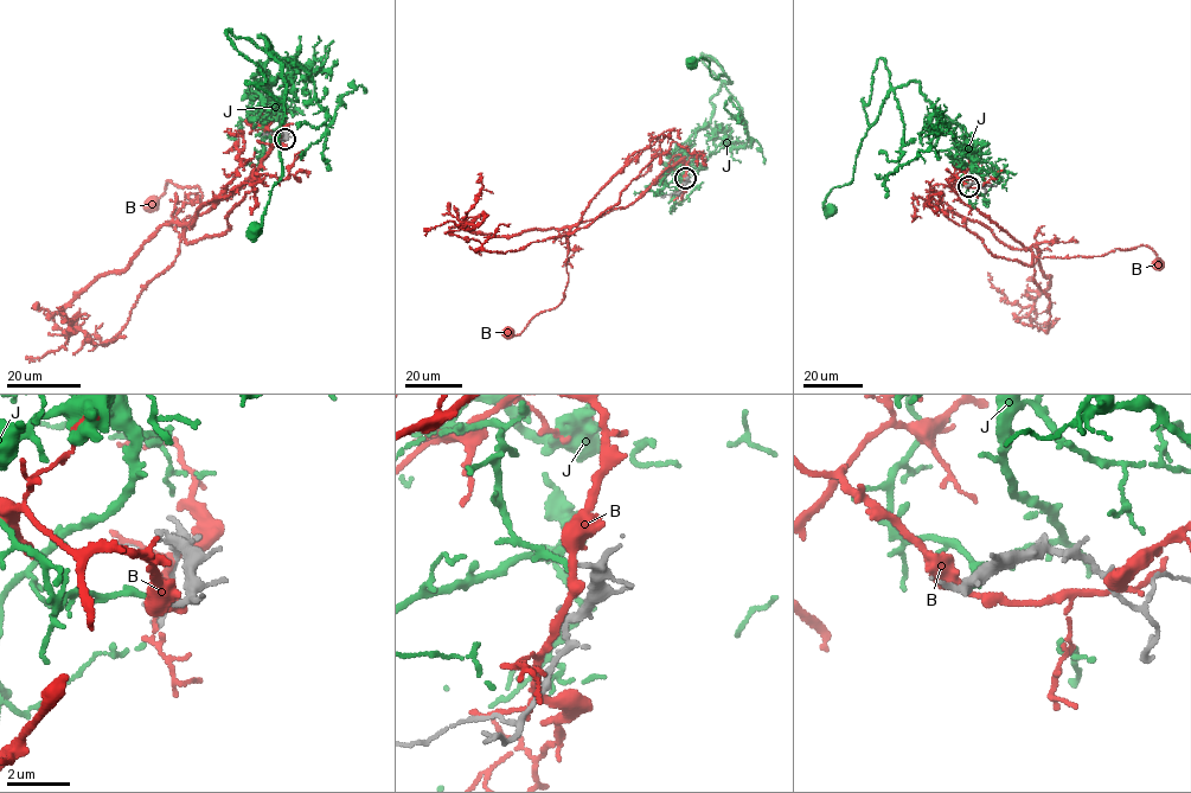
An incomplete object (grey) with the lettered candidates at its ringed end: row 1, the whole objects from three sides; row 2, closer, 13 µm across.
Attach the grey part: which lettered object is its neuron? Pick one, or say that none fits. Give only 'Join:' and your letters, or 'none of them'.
Join: J

